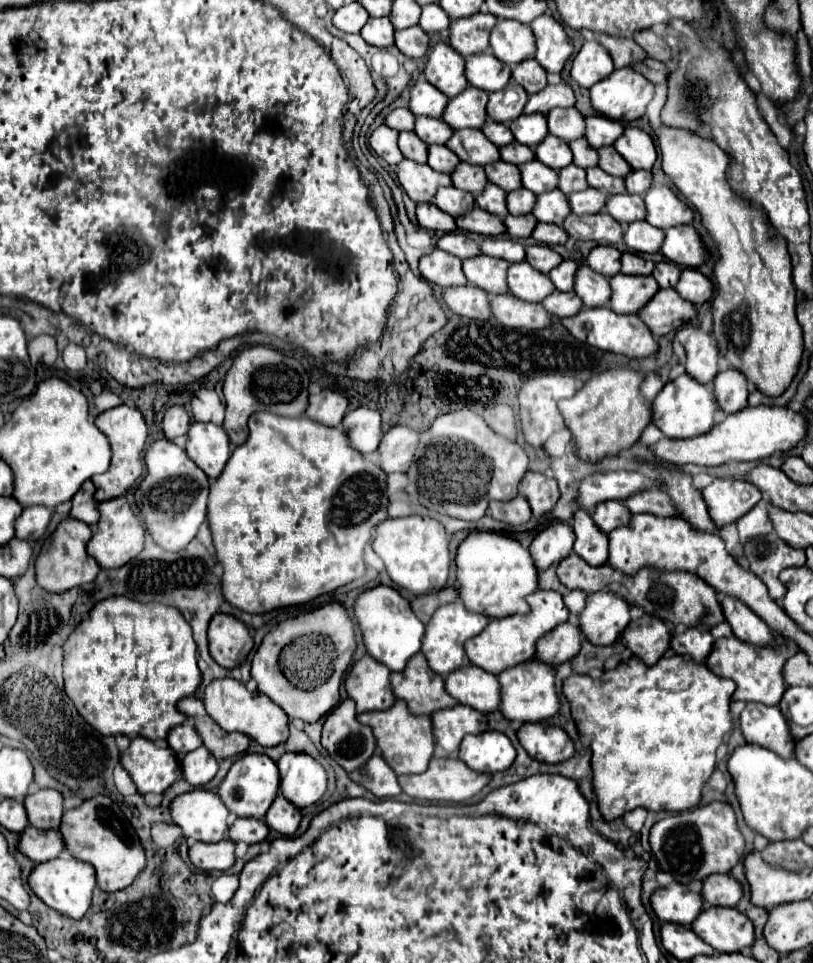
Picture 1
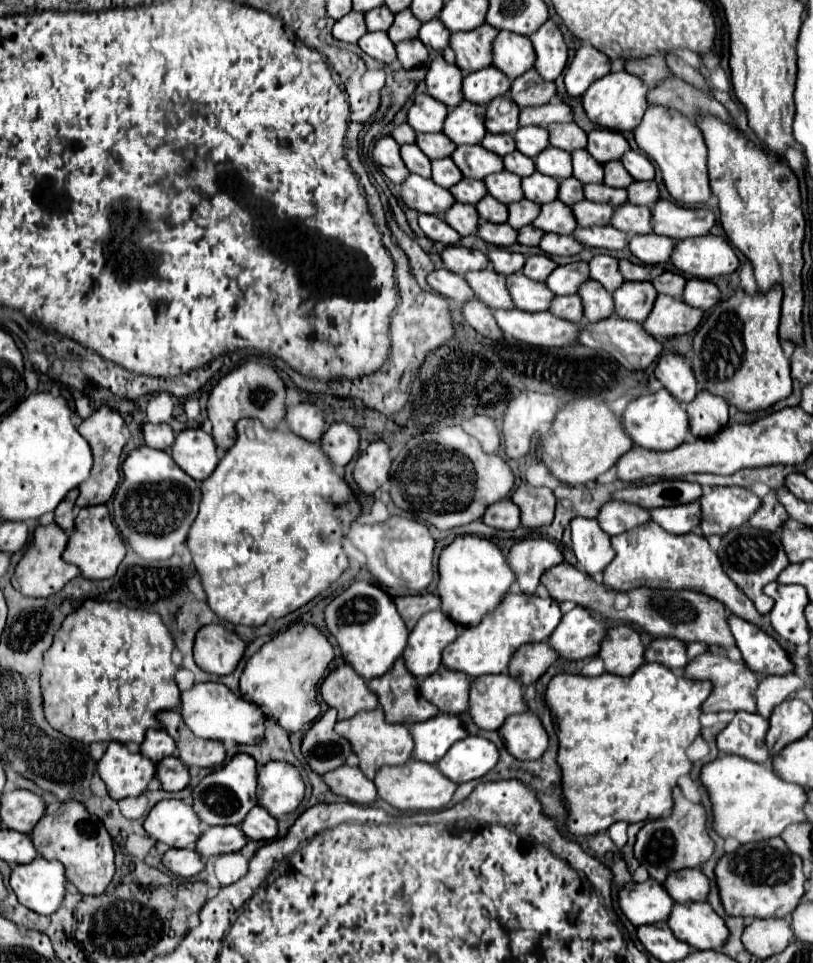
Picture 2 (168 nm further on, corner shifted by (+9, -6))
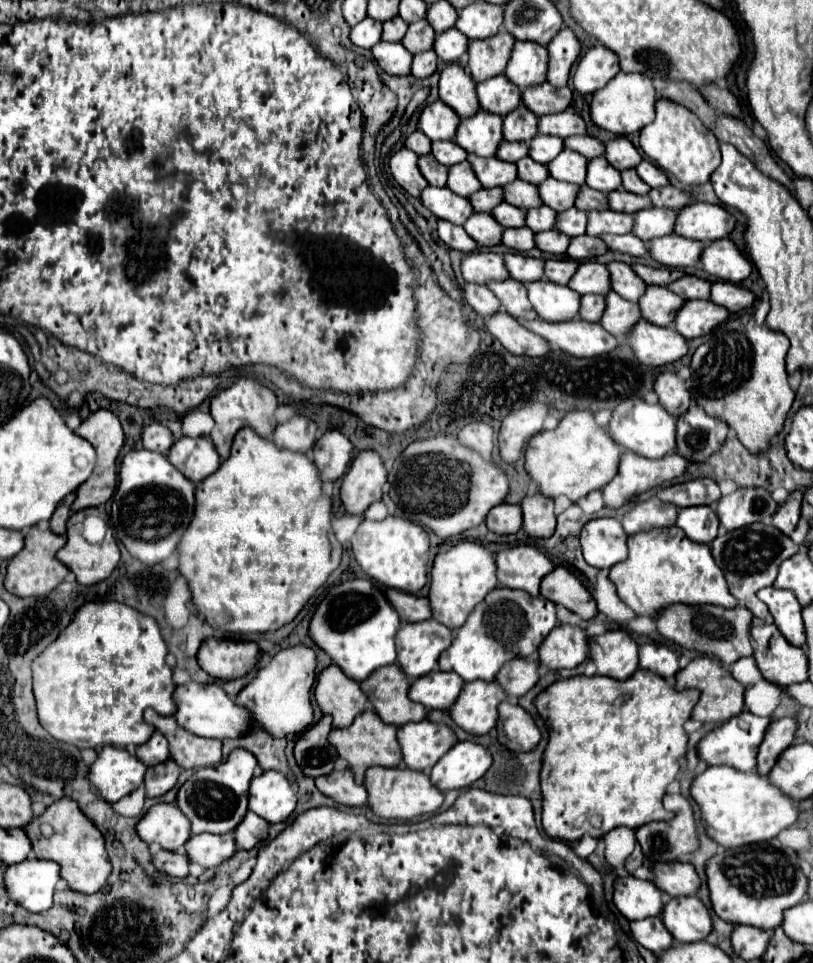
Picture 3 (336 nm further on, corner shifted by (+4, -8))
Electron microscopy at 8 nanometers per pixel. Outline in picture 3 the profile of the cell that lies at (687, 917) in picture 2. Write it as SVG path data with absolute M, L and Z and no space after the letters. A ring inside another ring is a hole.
M682 896L680 900L670 898L662 908L662 922L668 928L668 932L674 936L674 940L678 940L678 942L704 940L706 934L710 934L710 930L712 930L710 912L706 910L706 906L696 896Z

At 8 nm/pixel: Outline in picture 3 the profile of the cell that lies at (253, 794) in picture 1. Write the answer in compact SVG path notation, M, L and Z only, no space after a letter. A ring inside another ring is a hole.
M236 748L236 752L230 752L226 762L220 762L218 766L210 768L200 768L196 770L178 790L176 802L178 808L184 812L184 816L190 820L192 834L224 834L232 832L236 828L246 812L248 812L248 788L250 788L250 778L254 776L256 770L256 758L248 750Z

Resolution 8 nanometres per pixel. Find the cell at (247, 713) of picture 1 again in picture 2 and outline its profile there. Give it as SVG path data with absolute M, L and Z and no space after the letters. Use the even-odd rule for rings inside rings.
M219 682L195 684L191 690L181 694L181 702L183 702L183 720L199 738L251 744L259 742L259 738L263 738L265 734L267 716L259 710L257 704L247 702L241 696L235 696L225 684Z

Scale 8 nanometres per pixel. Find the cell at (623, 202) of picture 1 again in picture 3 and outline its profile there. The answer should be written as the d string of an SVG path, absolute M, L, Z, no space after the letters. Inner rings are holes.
M648 208L634 214L634 234L650 242L660 236L674 234L672 224L676 222L676 212L670 208Z

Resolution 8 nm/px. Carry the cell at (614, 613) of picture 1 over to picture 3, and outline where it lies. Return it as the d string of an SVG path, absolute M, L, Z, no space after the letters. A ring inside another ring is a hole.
M556 626L538 652L540 666L550 670L576 668L588 658L588 638L578 626Z

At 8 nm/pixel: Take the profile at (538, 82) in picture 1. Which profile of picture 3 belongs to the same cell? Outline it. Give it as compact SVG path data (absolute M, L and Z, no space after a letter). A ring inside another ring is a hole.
M544 82L522 90L522 100L536 116L544 116L566 110L572 102L572 92L570 88L554 88L552 84Z

